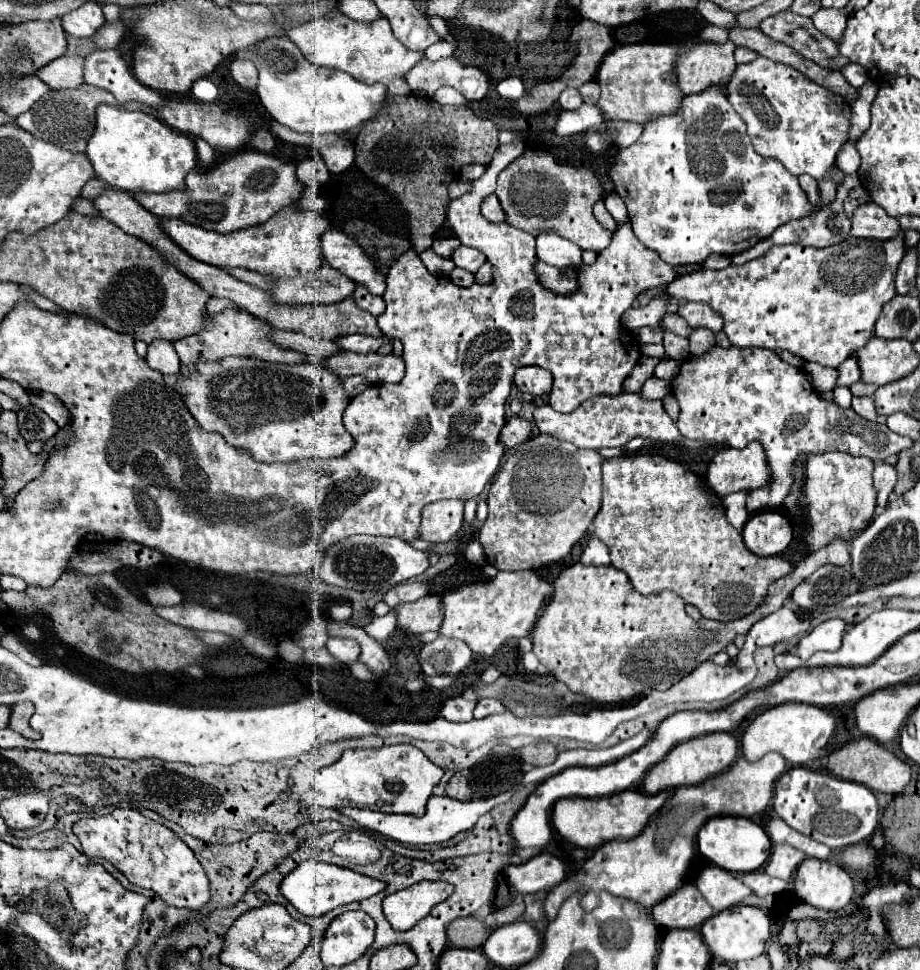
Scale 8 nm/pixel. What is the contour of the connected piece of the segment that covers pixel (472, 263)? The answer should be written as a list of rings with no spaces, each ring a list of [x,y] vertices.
[[[460,245],[458,249],[454,249],[450,259],[454,261],[456,267],[462,267],[470,273],[476,273],[482,267],[482,263],[486,261],[486,257],[478,249],[472,249],[472,247],[466,247],[466,245]]]

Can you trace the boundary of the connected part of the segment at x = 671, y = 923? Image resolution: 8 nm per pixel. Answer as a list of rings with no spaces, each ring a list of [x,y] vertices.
[[[682,885],[670,897],[652,907],[652,917],[664,929],[698,929],[714,909],[704,901],[696,885]]]

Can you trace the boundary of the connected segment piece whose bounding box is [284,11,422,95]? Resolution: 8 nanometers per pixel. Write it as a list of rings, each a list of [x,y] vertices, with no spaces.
[[[336,11],[328,17],[316,17],[304,25],[284,25],[286,35],[302,49],[304,57],[316,65],[324,65],[330,69],[338,69],[344,73],[358,73],[356,79],[364,83],[384,83],[388,85],[388,93],[392,95],[408,95],[410,89],[404,81],[404,73],[416,65],[420,59],[420,51],[406,49],[392,33],[386,17],[380,17],[372,23],[358,23]]]

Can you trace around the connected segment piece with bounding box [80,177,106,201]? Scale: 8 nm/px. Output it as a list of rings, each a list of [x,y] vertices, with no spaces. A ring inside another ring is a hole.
[[[92,177],[92,179],[82,187],[82,193],[80,193],[80,195],[82,195],[84,199],[90,199],[90,201],[92,201],[94,197],[98,197],[98,193],[100,193],[104,187],[106,187],[106,185],[104,185],[100,179]]]

